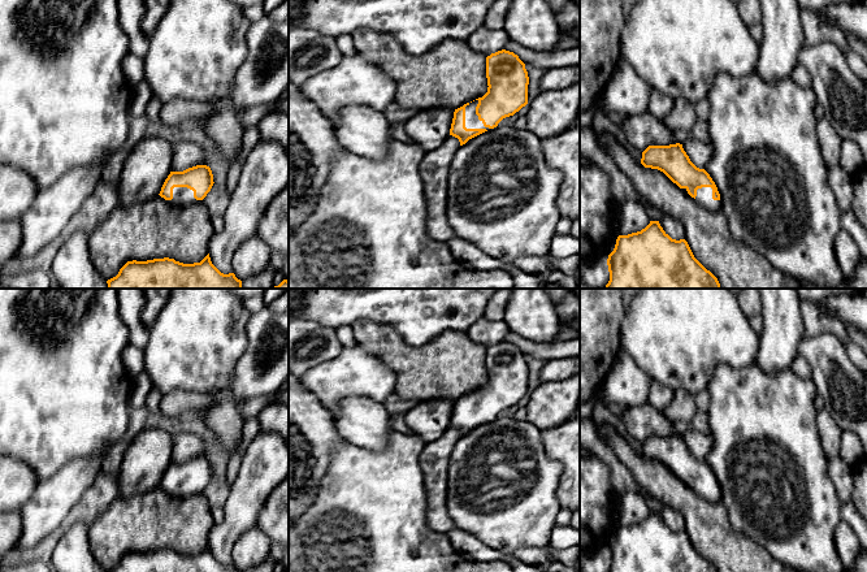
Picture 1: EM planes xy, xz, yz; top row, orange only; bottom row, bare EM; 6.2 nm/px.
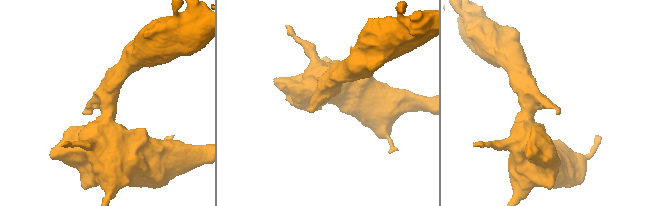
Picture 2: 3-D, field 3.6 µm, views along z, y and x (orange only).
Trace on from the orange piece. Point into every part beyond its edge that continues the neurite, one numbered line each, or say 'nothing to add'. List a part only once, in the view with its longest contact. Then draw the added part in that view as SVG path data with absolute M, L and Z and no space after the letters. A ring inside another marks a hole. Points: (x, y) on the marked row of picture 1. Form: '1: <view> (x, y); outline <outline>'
1: xz (472, 121); outline M474 100L465 107L465 127L467 129L486 129L489 131L491 129L485 127L482 121L480 121L478 116L476 114L477 104L478 104L478 100Z

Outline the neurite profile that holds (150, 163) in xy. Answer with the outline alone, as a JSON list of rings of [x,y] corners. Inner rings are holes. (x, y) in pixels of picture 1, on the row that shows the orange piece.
[[[146,135],[126,159],[118,178],[118,204],[140,204],[157,196],[172,172],[173,148],[164,138]]]

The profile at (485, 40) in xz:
[[[482,26],[465,42],[472,49],[487,57],[491,53],[502,51],[510,40],[504,29],[491,30]]]

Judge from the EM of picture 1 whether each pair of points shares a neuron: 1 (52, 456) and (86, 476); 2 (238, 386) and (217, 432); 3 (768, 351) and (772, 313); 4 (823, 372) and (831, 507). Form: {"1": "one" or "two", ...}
{"1": "two", "2": "one", "3": "one", "4": "two"}

